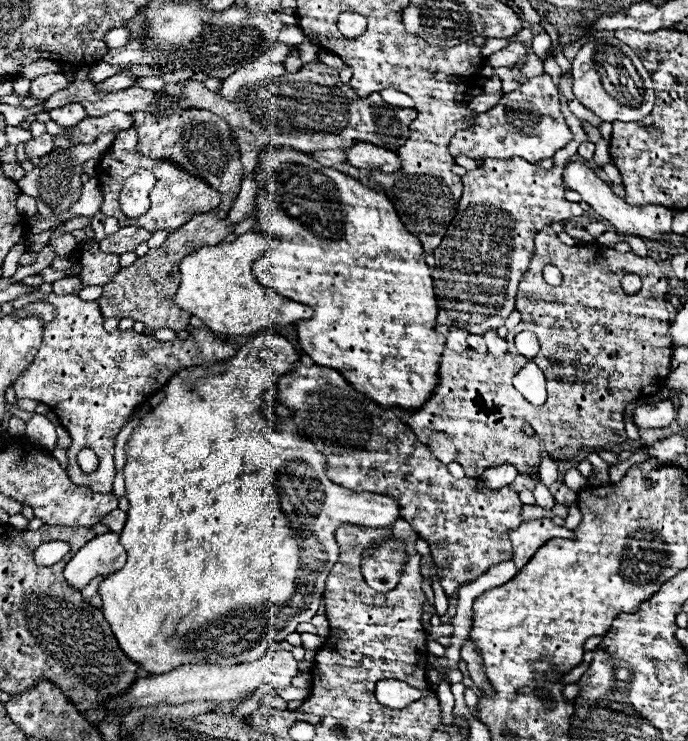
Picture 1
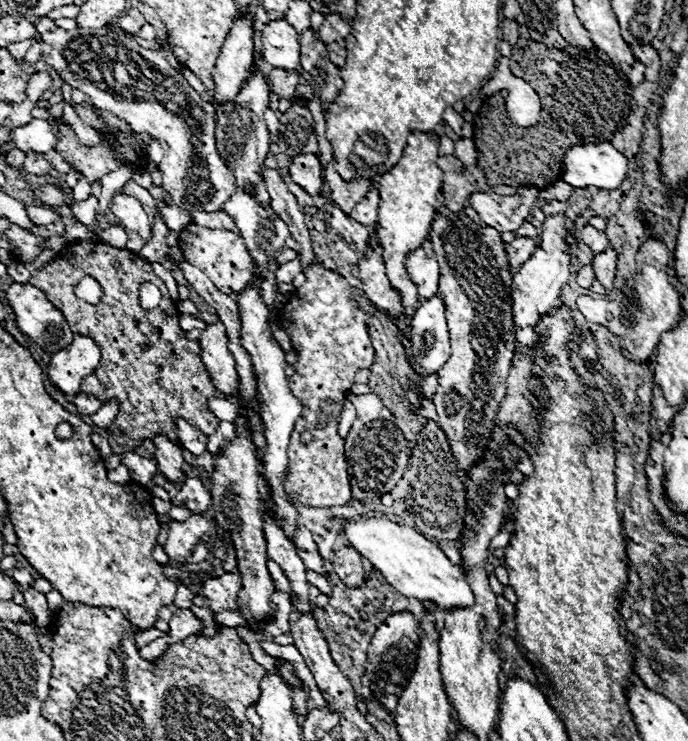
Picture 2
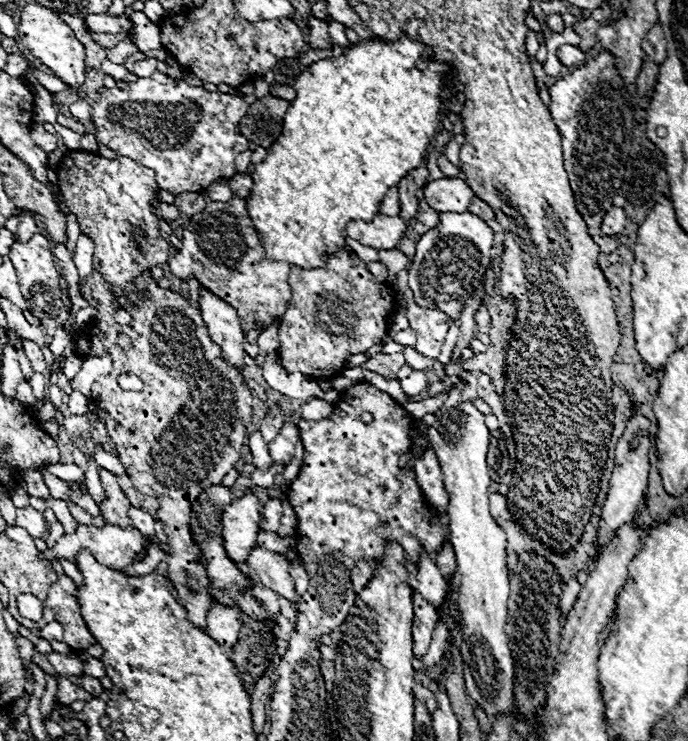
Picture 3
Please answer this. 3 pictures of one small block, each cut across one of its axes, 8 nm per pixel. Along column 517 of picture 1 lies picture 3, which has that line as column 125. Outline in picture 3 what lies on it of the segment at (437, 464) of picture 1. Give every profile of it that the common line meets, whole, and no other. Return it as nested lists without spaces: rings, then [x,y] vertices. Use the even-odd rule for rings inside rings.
[[[100,468],[100,482],[102,482],[102,488],[104,488],[104,502],[100,506],[100,514],[104,518],[106,524],[118,524],[122,528],[128,528],[132,526],[130,518],[128,518],[128,510],[132,508],[128,496],[124,494],[124,490],[120,488],[118,484],[118,478],[108,472],[108,470],[102,470]]]

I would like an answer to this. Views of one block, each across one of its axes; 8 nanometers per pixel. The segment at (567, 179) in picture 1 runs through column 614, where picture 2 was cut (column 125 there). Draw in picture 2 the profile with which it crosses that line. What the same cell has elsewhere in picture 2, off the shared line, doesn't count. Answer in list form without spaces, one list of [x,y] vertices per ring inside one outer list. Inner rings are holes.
[[[116,194],[112,198],[110,210],[120,220],[120,226],[124,230],[140,234],[146,242],[152,238],[150,220],[148,220],[142,204],[136,198],[130,198],[130,196],[124,196],[124,194]]]

